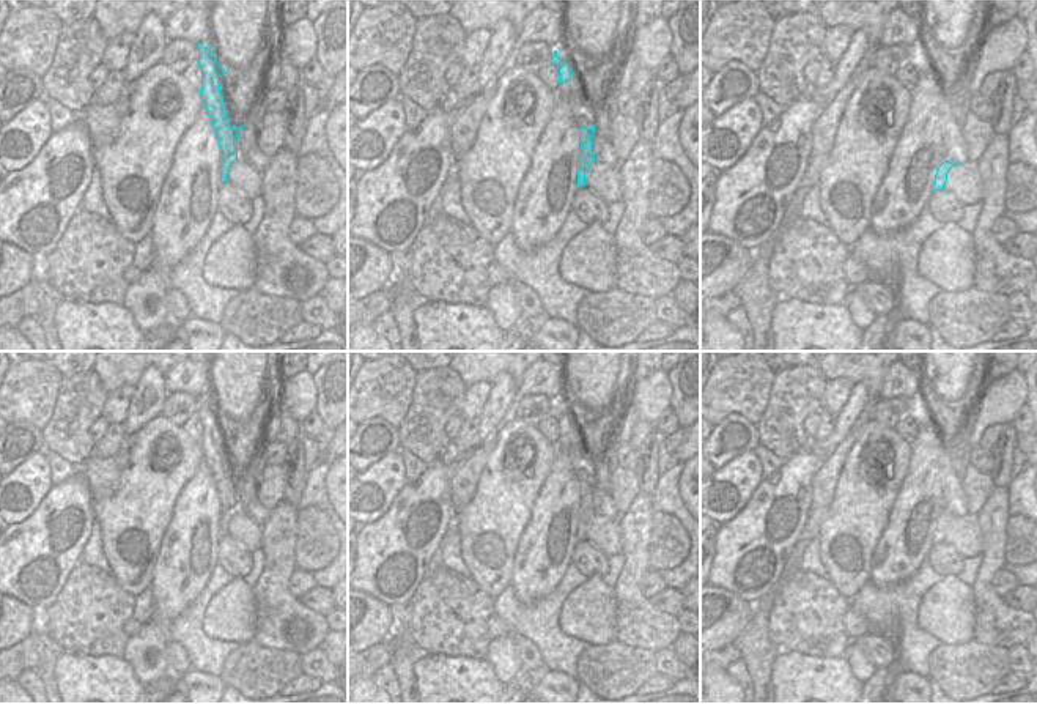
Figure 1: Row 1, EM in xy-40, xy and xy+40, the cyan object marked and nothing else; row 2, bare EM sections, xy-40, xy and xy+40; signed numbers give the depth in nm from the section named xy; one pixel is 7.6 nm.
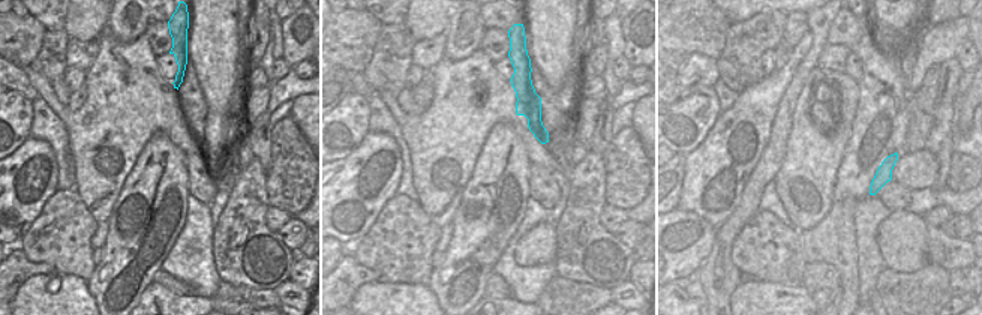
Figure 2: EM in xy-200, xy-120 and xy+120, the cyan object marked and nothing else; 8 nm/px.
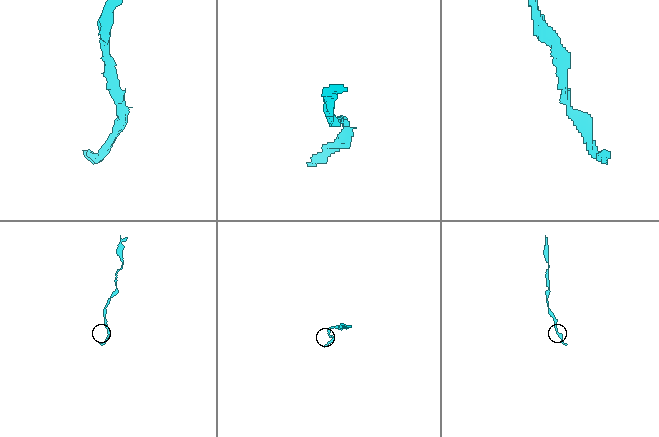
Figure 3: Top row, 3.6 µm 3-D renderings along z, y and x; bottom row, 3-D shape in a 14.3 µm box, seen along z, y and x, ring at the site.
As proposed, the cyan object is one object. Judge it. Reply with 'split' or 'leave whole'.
leave whole

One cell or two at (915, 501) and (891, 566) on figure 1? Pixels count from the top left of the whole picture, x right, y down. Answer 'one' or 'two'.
one

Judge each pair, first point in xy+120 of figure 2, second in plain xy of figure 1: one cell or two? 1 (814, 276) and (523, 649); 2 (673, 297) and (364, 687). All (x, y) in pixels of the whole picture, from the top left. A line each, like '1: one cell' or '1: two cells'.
1: one cell
2: one cell

